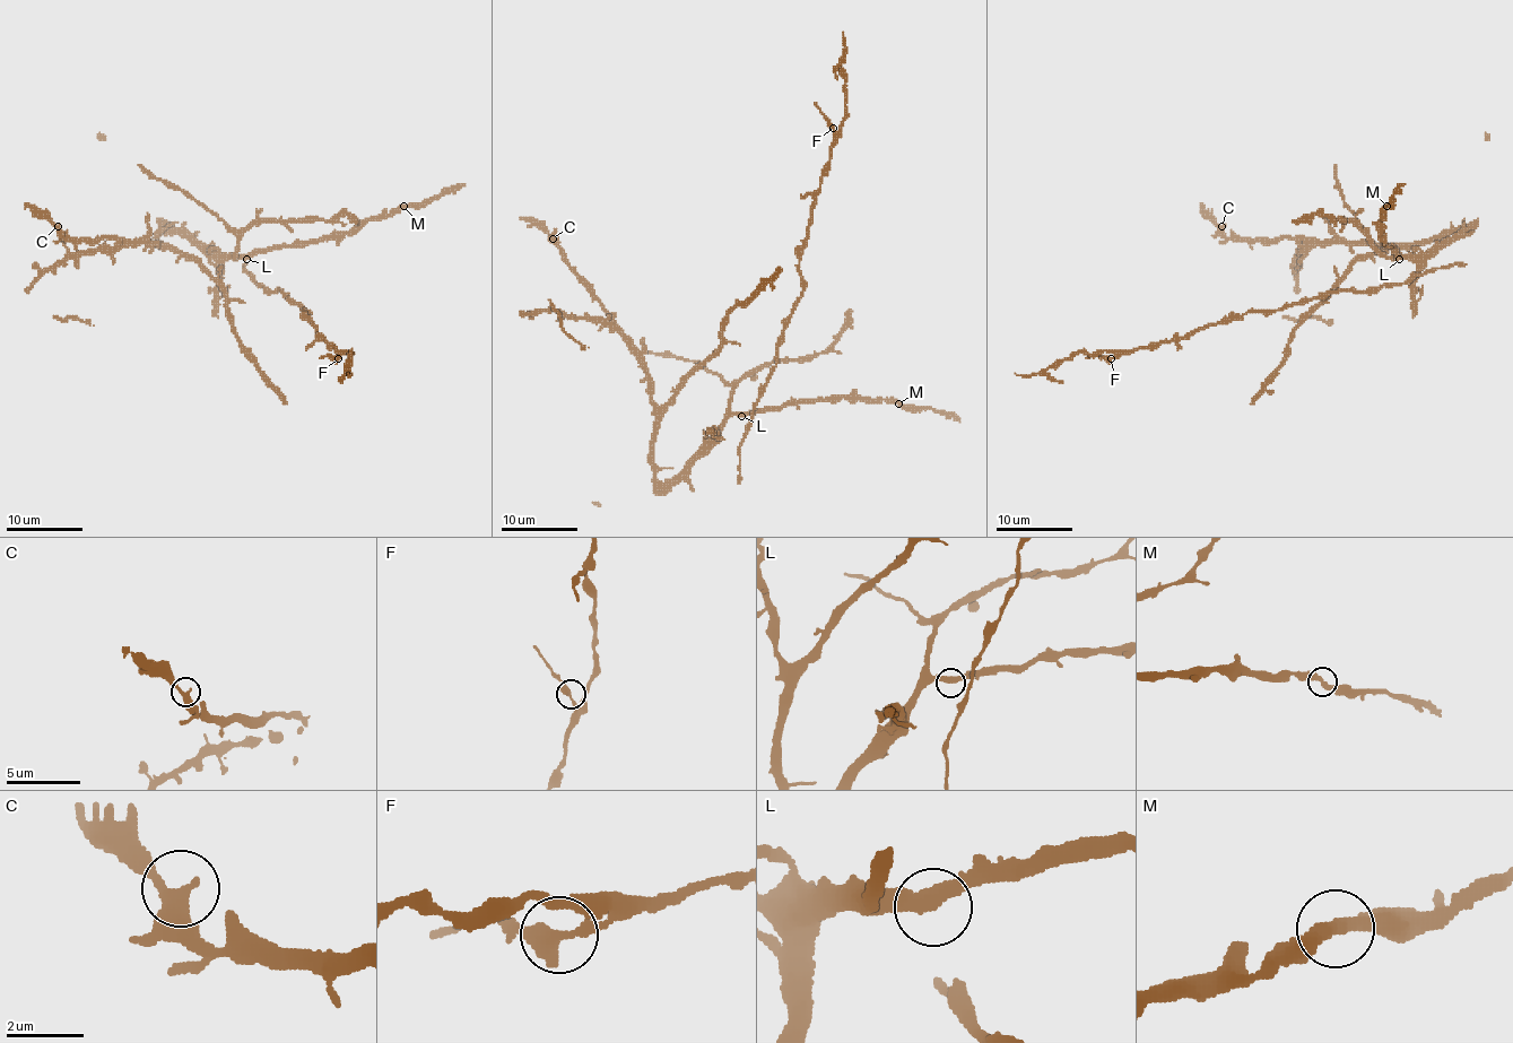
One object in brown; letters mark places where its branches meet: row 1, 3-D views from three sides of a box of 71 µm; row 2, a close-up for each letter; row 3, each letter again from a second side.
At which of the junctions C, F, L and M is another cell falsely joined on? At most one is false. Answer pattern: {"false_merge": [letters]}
{"false_merge": []}

